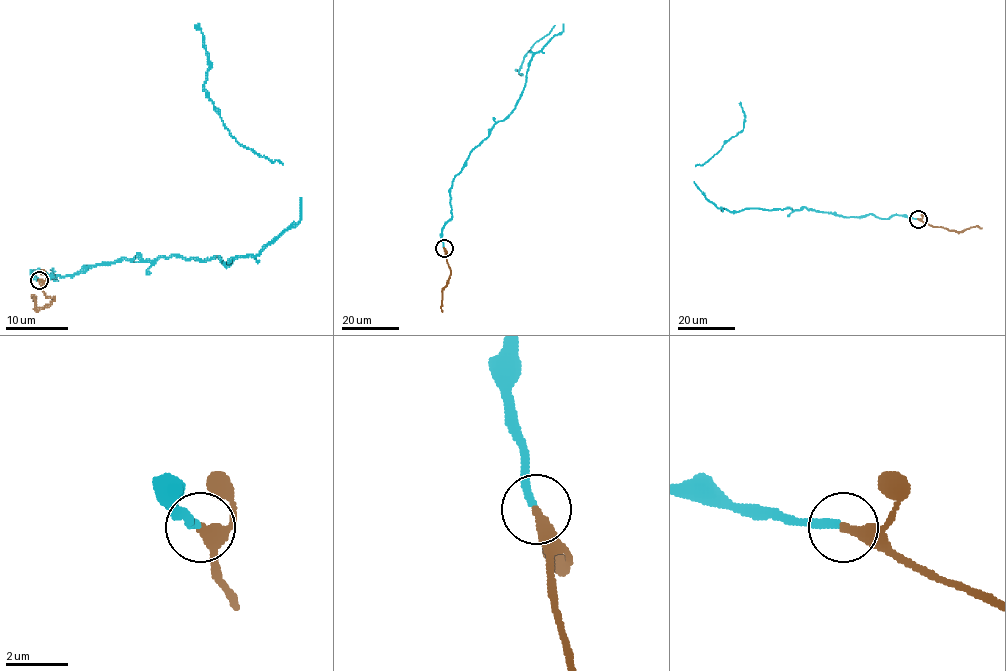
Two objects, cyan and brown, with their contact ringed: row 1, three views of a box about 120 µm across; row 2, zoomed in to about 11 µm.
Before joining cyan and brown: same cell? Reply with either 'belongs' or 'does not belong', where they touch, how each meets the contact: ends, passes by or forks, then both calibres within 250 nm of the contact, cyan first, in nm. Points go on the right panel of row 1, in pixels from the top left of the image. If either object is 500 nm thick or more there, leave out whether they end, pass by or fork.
belongs; place (918, 219); cyan ends; brown ends; calibres 260 and 360 nm

